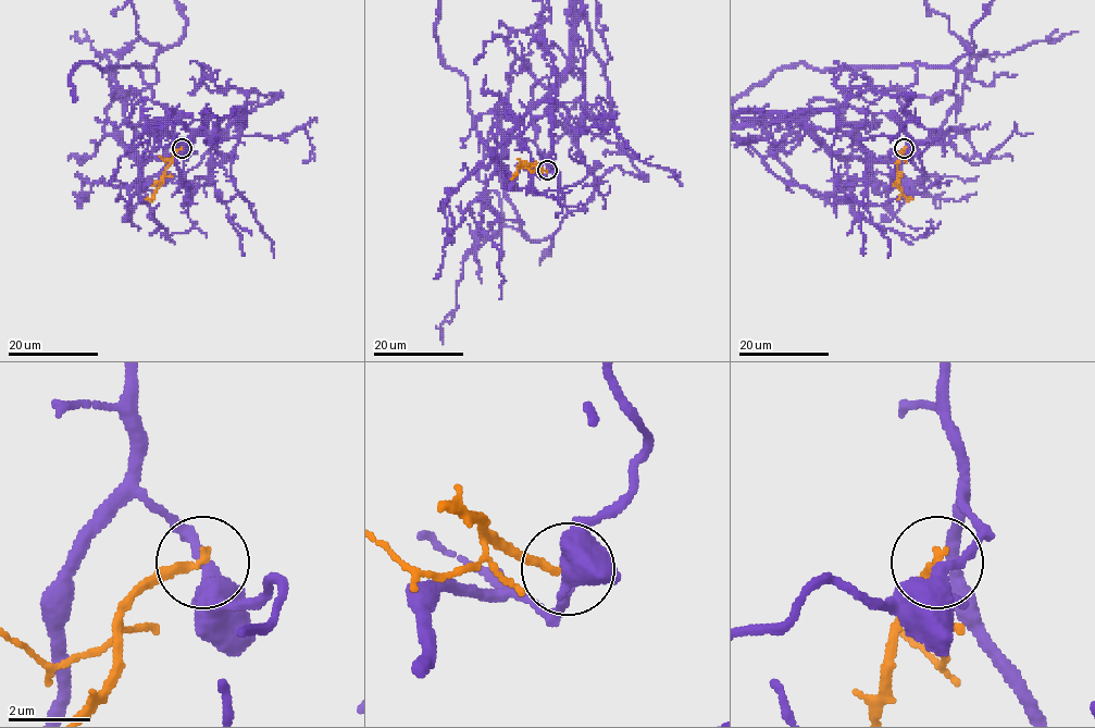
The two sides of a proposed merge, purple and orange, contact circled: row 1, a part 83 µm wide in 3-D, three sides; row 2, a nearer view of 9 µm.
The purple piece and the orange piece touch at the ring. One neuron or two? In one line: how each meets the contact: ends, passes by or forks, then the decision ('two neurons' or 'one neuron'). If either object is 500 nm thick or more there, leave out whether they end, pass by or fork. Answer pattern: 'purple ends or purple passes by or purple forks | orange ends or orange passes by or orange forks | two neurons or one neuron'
purple forks | orange ends | two neurons

